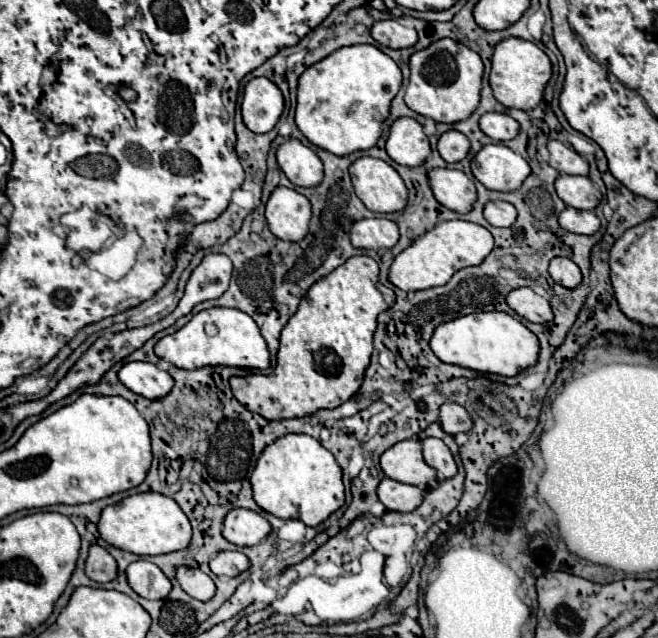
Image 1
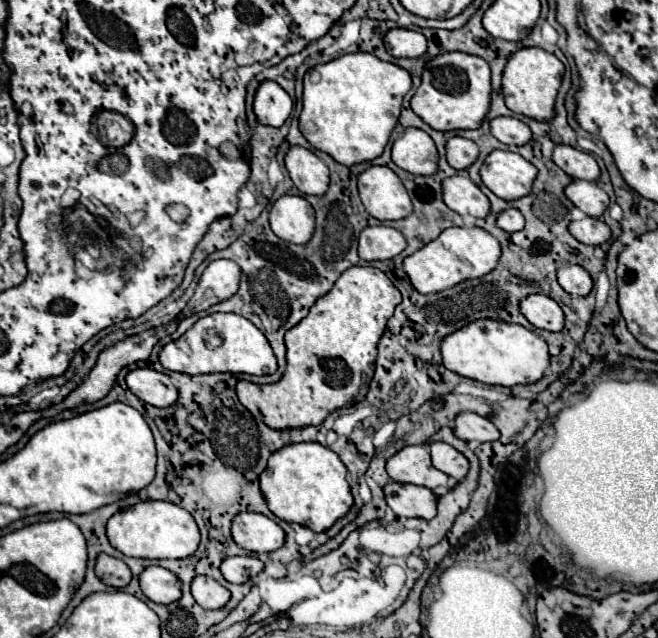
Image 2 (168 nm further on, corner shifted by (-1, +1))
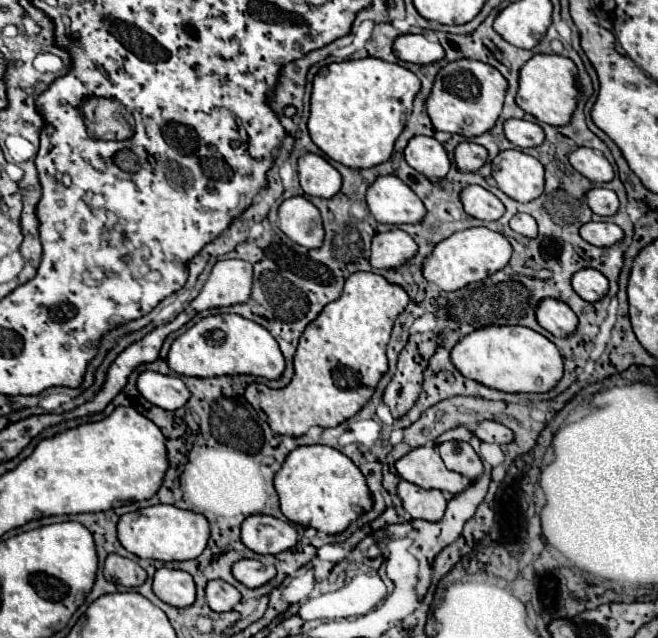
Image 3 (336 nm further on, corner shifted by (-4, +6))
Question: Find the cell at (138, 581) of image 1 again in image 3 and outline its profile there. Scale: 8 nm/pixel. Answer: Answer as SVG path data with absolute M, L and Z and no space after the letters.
M159 568L153 576L153 592L169 606L187 608L195 602L195 582L181 570Z

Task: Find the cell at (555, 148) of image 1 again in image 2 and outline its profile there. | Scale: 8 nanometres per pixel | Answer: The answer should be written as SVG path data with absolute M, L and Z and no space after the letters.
M556 145L554 153L552 153L552 161L562 171L566 171L572 179L596 181L600 175L600 167L598 167L596 159L570 145Z

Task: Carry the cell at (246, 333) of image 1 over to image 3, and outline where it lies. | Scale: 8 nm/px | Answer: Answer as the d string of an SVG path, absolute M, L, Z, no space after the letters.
M237 314L201 318L173 342L167 364L175 374L197 378L251 374L267 380L279 380L285 370L285 358L279 350L277 340L263 326Z

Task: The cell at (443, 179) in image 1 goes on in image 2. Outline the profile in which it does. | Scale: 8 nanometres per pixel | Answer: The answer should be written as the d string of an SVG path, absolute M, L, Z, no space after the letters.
M462 175L444 179L442 197L444 197L444 203L460 215L486 217L490 211L488 197L468 177L462 177Z

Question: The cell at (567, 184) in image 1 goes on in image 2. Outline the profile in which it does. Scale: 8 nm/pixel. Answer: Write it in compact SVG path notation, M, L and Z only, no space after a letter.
M572 181L566 189L564 195L568 195L568 199L586 215L590 217L600 217L604 213L604 209L608 207L608 195L606 191L602 191L596 183L592 181Z

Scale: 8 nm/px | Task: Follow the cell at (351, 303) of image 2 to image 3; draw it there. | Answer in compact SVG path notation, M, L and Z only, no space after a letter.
M355 272L347 278L345 290L339 300L327 304L323 312L313 320L301 336L295 354L295 376L293 380L281 388L271 390L263 384L249 384L245 390L247 402L265 416L265 422L271 426L273 432L283 436L303 436L311 426L333 428L345 422L347 418L355 416L373 396L377 382L387 372L387 356L385 348L389 344L389 336L393 330L395 318L405 310L409 304L409 296L401 286L389 284L383 276L373 272Z

